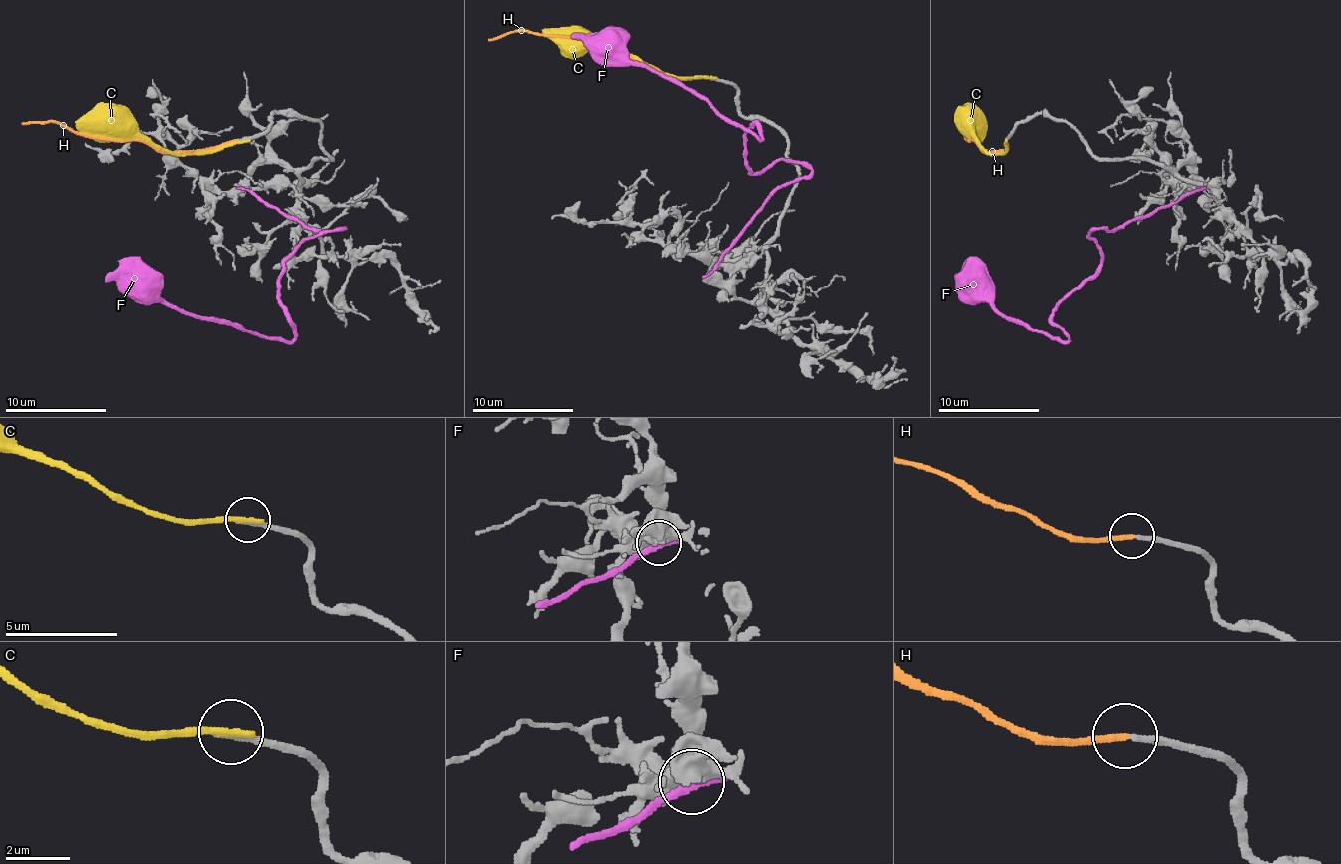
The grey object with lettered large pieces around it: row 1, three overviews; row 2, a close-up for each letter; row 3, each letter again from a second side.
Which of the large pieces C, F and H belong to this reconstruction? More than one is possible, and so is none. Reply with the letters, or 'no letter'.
H

